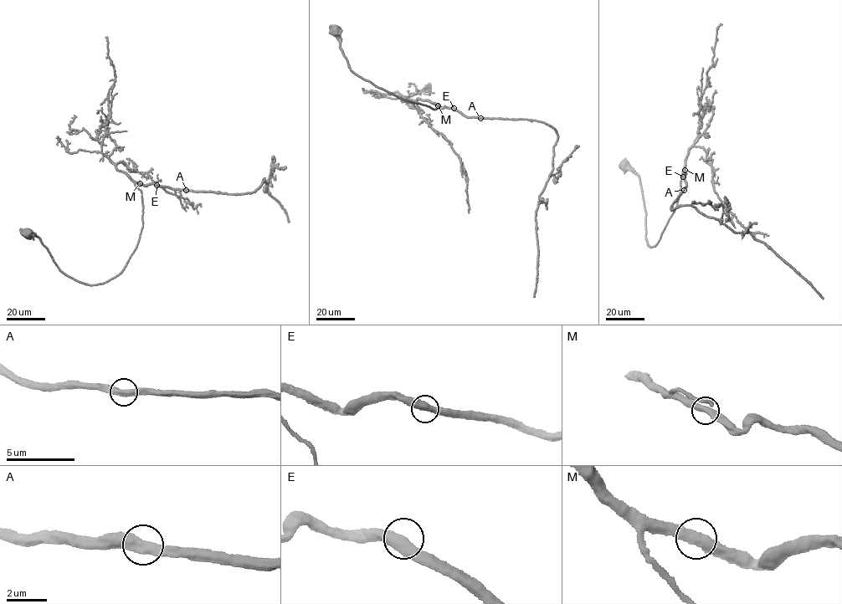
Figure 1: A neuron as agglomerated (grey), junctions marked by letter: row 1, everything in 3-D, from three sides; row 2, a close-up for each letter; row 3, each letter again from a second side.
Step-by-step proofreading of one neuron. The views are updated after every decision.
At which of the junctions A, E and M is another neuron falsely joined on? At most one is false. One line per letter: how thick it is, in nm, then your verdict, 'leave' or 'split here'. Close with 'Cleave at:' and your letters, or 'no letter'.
A: 480 nm thick; leave
E: 500 nm thick; leave
M: 480 nm thick; leave
Cleave at: no letter

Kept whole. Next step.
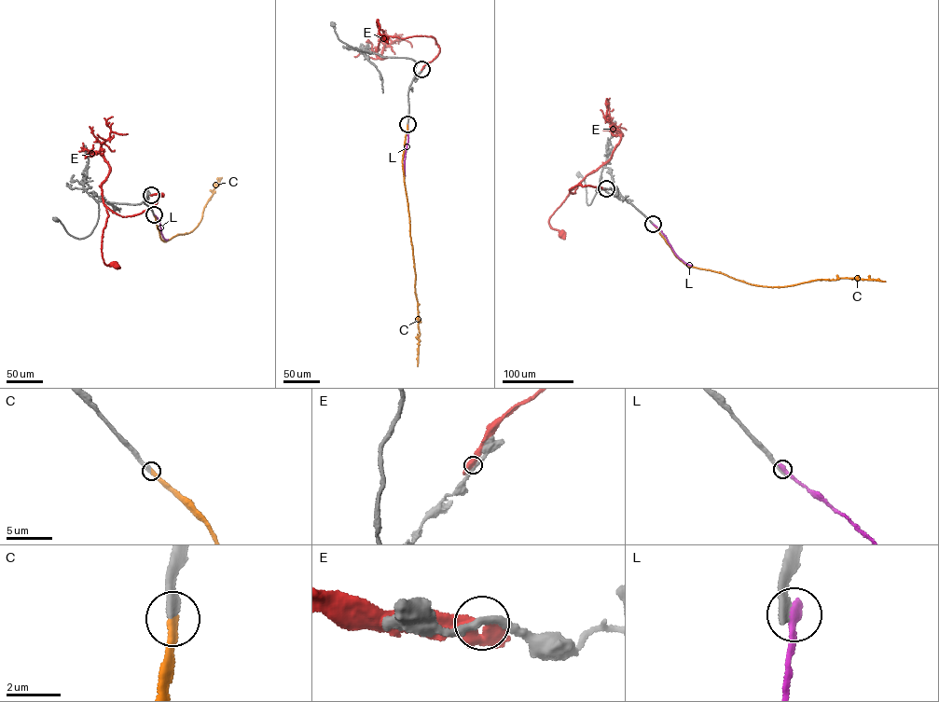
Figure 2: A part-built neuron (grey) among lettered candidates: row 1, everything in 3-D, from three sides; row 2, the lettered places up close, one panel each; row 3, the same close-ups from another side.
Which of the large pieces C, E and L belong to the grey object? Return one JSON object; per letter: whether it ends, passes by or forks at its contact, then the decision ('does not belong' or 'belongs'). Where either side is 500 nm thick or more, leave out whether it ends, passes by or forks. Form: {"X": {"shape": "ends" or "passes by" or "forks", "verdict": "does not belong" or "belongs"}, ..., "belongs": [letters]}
{"C": {"shape": "ends", "verdict": "belongs"}, "E": {"shape": "passes by", "verdict": "does not belong"}, "L": {"shape": "ends", "verdict": "does not belong"}, "belongs": ["C"]}

